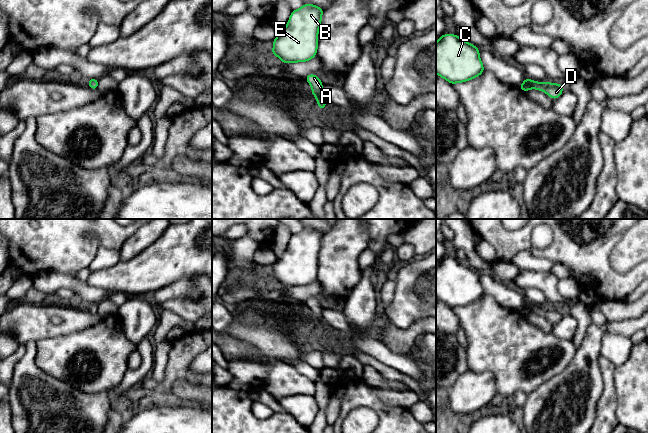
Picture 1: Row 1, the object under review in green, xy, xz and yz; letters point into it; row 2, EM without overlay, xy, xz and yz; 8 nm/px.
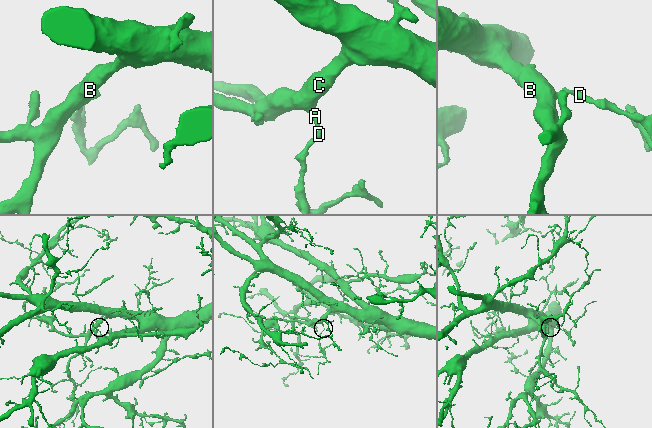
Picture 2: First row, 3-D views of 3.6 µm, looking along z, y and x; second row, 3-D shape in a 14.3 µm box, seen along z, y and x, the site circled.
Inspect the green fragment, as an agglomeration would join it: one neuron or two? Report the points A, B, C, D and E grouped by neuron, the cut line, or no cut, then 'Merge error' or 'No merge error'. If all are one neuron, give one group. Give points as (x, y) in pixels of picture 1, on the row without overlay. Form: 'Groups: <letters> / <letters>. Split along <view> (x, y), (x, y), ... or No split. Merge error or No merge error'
Groups: A B C D E. No split. No merge error

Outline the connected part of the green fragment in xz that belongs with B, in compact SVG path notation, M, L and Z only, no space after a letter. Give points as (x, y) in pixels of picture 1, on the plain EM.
M309 227L292 234L285 252L273 264L270 277L284 288L312 284L317 279L323 236L324 233Z

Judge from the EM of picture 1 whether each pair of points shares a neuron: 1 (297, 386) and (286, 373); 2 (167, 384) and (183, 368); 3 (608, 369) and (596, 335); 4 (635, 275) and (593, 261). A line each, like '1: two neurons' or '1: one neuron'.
1: one neuron
2: one neuron
3: two neurons
4: one neuron

